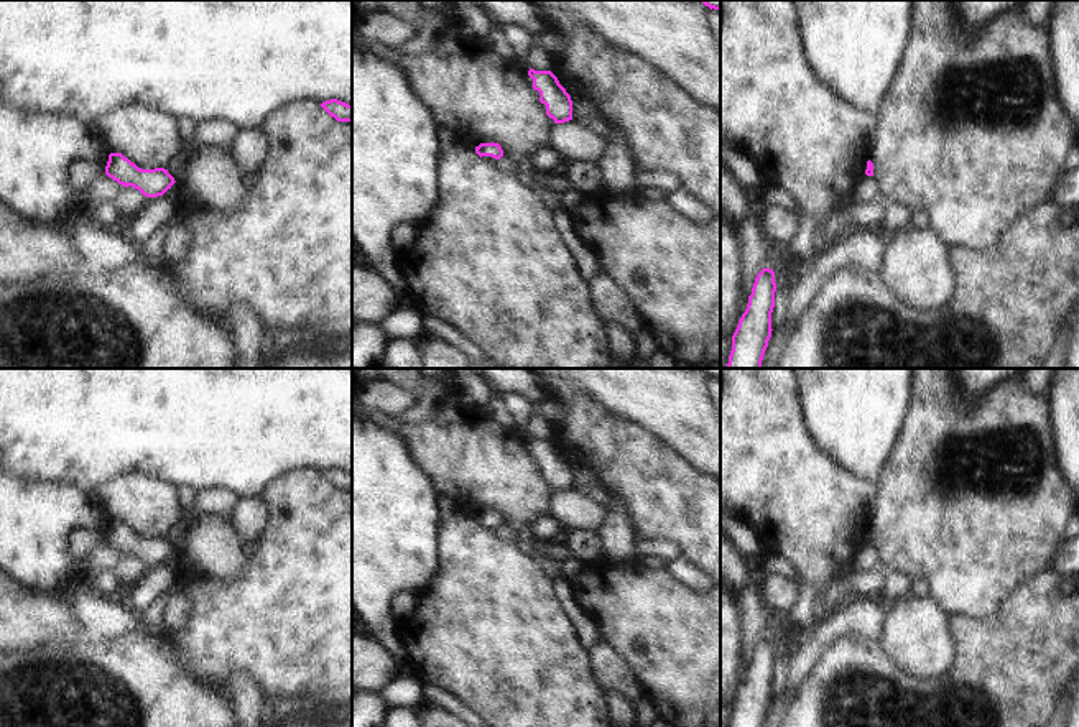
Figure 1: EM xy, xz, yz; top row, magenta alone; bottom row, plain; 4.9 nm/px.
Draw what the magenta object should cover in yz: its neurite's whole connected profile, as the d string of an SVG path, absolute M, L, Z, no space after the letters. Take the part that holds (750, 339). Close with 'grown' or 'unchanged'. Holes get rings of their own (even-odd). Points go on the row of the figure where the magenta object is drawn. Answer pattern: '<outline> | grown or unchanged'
M763 268L755 278L747 309L732 336L732 350L725 368L762 368L773 331L775 291L775 271Z | unchanged

